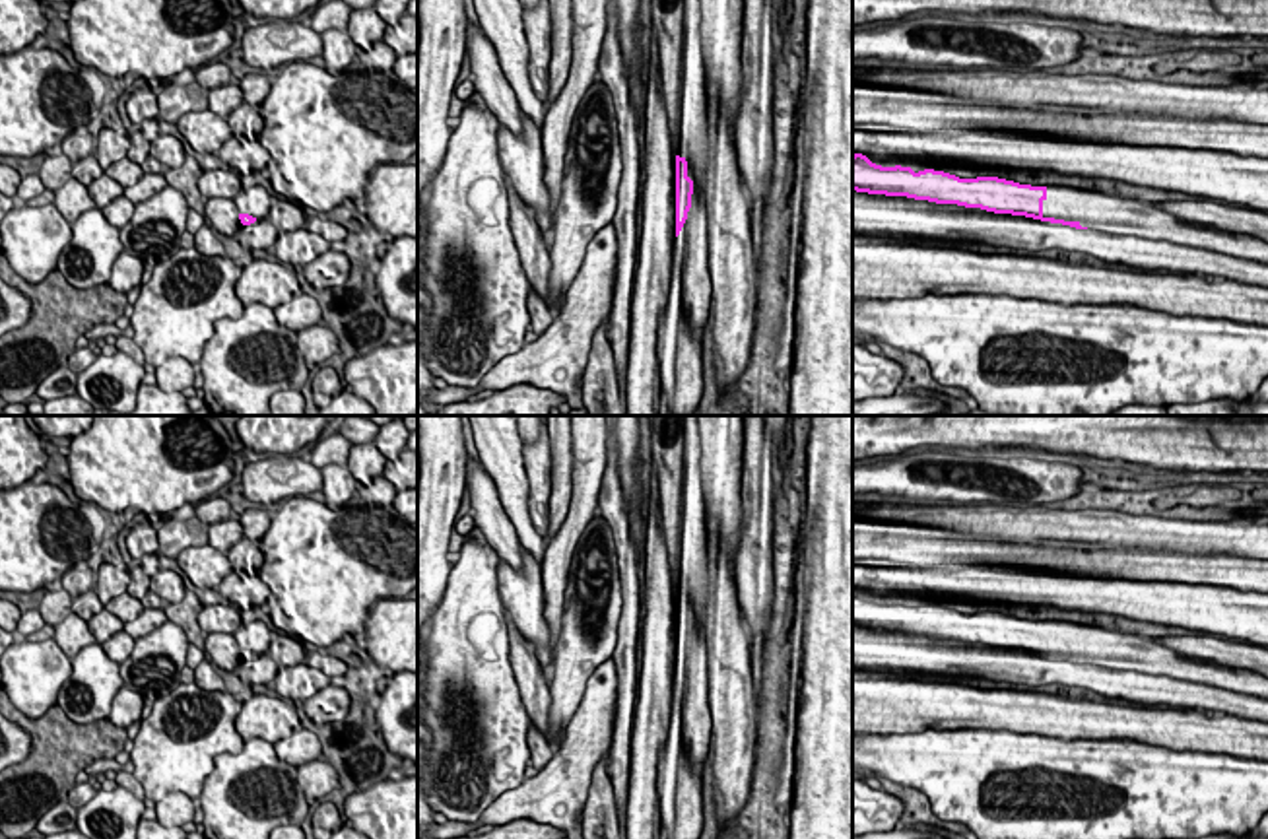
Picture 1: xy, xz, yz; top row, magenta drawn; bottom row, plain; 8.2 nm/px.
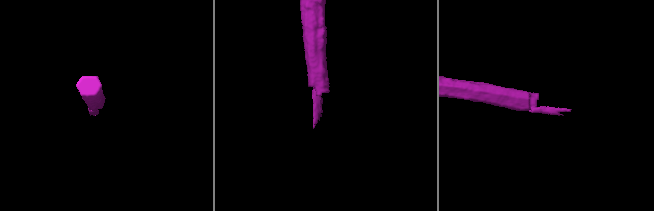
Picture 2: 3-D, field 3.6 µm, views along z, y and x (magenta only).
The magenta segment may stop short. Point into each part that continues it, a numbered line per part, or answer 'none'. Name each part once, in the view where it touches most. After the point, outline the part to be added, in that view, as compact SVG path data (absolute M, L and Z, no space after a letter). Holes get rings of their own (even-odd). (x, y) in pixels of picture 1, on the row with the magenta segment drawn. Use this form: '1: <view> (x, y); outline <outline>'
1: yz (1096, 210); outline M1047 185L1043 218L1078 221L1087 229L1161 239L1268 264L1268 243L1260 239L1192 223L1157 210L1150 202L1126 200L1109 192Z

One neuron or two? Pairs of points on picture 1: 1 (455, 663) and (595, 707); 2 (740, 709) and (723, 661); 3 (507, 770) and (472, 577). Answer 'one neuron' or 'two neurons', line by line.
1: two neurons
2: one neuron
3: one neuron

